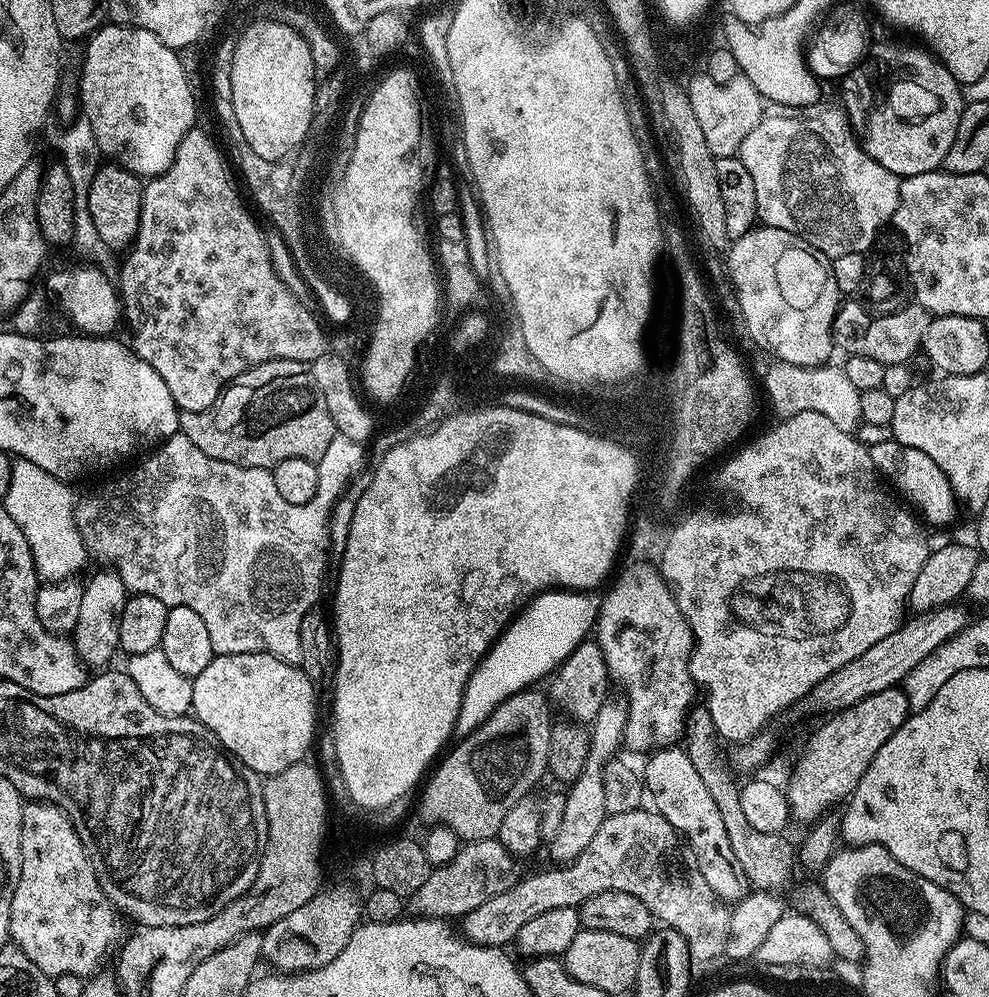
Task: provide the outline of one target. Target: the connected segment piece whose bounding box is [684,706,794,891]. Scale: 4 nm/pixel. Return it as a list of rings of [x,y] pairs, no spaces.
[[[693,707],[685,724],[684,749],[720,811],[737,865],[751,887],[759,891],[780,890],[788,880],[794,850],[785,835],[757,830],[747,821],[742,809],[741,787],[736,784],[720,747],[722,742],[707,707]]]

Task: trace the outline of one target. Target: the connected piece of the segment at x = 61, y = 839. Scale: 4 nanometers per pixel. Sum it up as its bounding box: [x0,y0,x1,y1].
[8,802,126,978]

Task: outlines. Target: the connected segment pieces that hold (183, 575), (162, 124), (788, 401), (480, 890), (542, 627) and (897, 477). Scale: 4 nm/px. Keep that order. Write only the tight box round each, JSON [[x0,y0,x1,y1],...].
[[75,434,365,665],[80,22,197,178],[764,362,861,432],[406,839,522,918],[455,590,601,736],[868,438,958,526]]

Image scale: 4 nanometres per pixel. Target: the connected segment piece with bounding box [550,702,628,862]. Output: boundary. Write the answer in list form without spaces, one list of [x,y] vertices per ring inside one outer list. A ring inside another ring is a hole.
[[[606,702],[602,710],[590,721],[590,754],[586,754],[586,766],[582,766],[582,774],[574,783],[567,785],[562,810],[562,823],[558,826],[558,834],[550,842],[553,861],[571,862],[590,846],[594,834],[598,834],[598,826],[602,826],[605,816],[608,815],[606,806],[606,786],[604,785],[604,767],[617,755],[616,752],[624,744],[626,730],[627,707],[615,708],[612,702]]]

